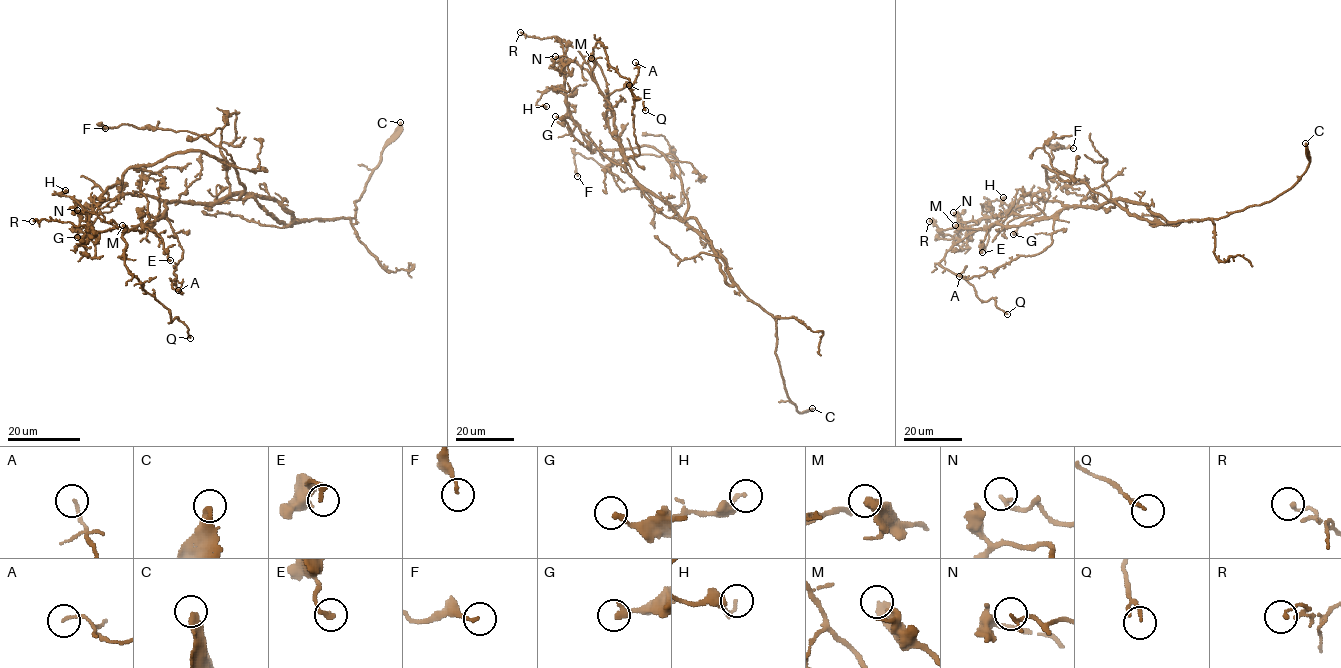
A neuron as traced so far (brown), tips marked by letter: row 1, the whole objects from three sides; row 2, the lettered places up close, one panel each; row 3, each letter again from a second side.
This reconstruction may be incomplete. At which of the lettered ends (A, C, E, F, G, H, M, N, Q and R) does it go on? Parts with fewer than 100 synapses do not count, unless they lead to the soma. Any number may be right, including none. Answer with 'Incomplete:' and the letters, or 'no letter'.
Incomplete: C

